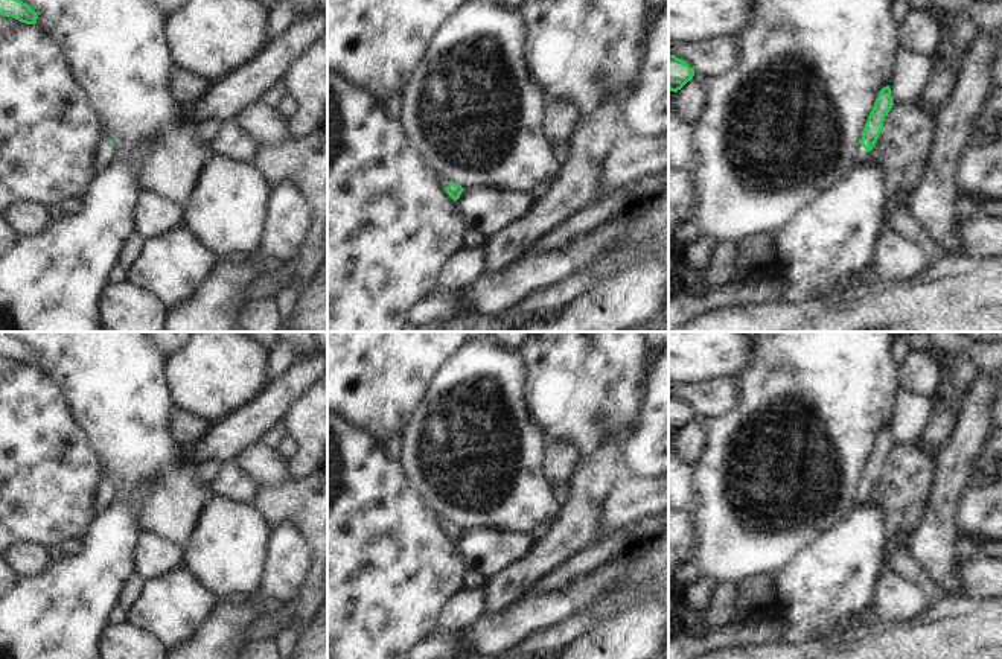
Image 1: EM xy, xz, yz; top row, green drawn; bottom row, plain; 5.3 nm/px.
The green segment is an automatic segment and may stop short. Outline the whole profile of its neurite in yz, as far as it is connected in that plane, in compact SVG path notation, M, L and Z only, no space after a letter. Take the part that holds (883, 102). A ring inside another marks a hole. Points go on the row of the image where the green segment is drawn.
M889 85L883 87L874 102L874 107L868 116L868 120L865 123L865 128L862 131L862 140L857 145L857 151L854 155L856 166L862 164L866 157L870 155L870 151L874 148L882 129L883 122L888 113L891 111L894 102L891 97L891 88Z

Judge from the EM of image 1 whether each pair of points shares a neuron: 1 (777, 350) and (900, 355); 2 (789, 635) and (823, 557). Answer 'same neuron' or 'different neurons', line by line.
1: different neurons
2: same neuron

